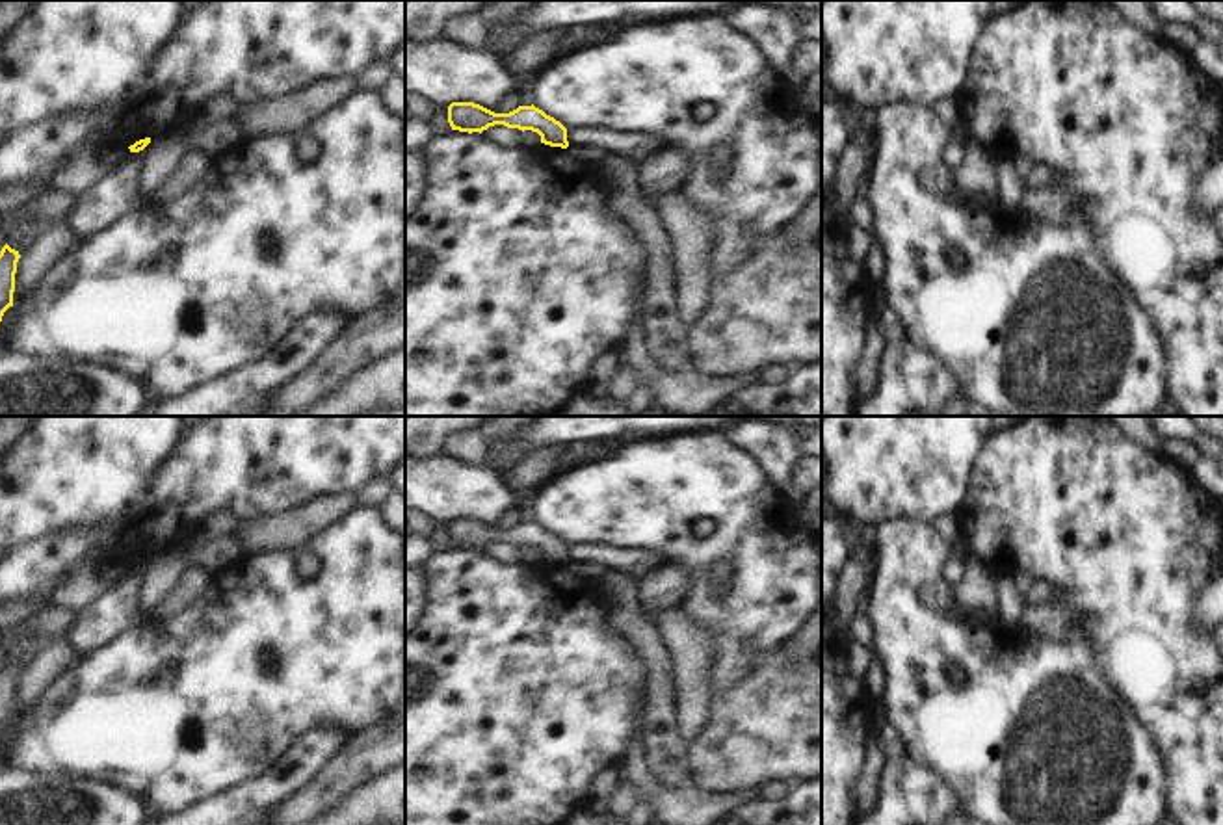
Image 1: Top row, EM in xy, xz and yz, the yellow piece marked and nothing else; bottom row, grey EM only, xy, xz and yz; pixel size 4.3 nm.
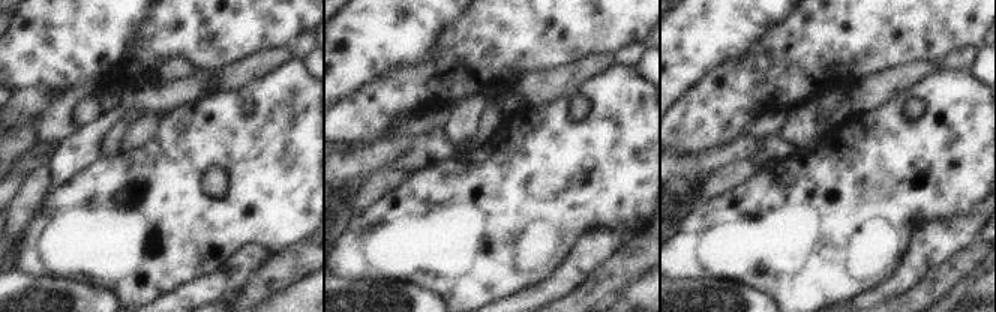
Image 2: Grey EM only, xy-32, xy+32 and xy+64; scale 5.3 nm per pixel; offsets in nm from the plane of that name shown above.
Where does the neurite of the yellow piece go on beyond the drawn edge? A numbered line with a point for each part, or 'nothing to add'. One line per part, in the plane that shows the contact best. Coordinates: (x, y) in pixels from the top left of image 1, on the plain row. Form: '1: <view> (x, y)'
nothing to add.

